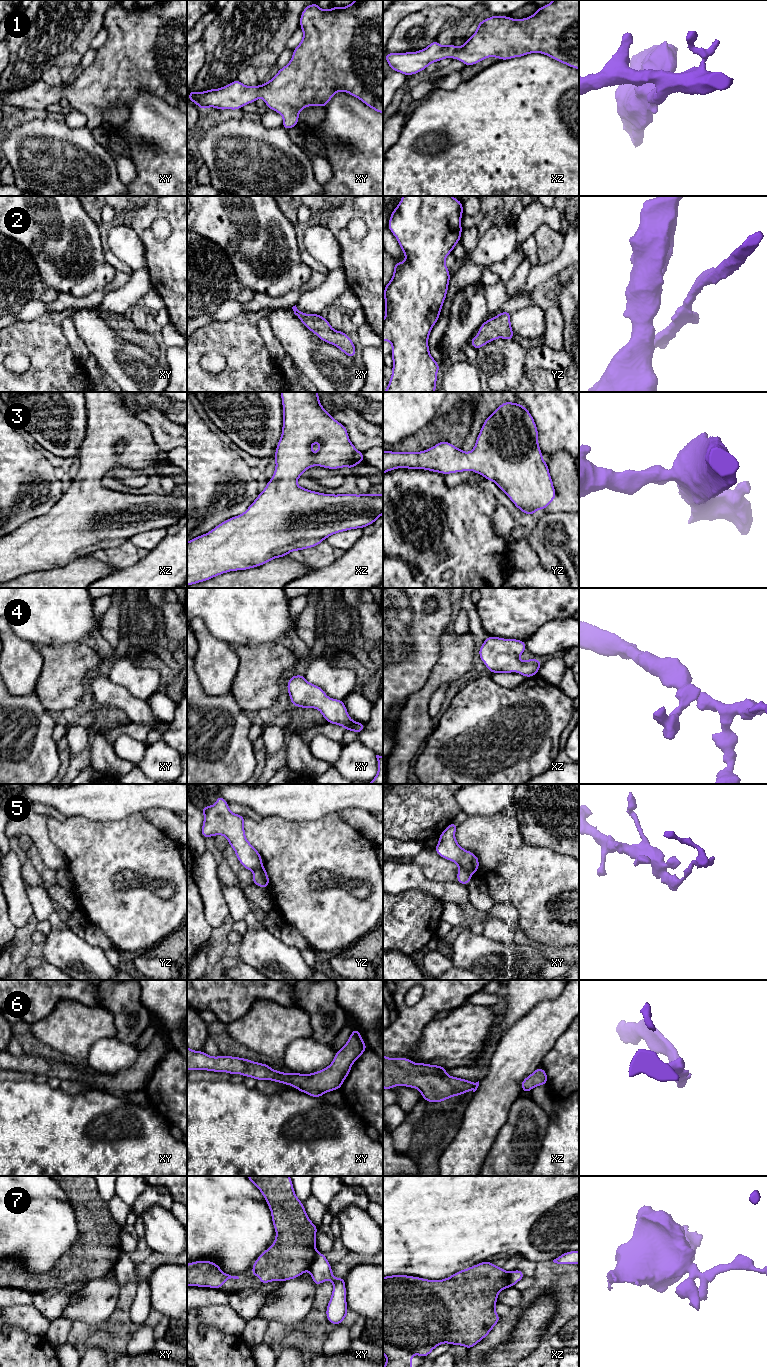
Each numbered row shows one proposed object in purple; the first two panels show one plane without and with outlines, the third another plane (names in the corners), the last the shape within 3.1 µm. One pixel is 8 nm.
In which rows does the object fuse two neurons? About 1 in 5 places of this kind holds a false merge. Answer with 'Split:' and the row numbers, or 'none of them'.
Split: 5, 7

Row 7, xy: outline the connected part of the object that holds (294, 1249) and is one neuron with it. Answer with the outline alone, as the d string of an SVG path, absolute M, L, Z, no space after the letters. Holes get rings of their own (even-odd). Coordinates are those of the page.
M246 1176L262 1193L270 1208L276 1238L252 1266L252 1276L259 1276L261 1284L291 1280L308 1271L315 1259L318 1227L309 1219L303 1203L295 1195L289 1176Z

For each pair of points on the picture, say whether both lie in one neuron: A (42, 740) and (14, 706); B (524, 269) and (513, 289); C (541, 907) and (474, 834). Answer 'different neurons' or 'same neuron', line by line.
A: same neuron
B: same neuron
C: same neuron

